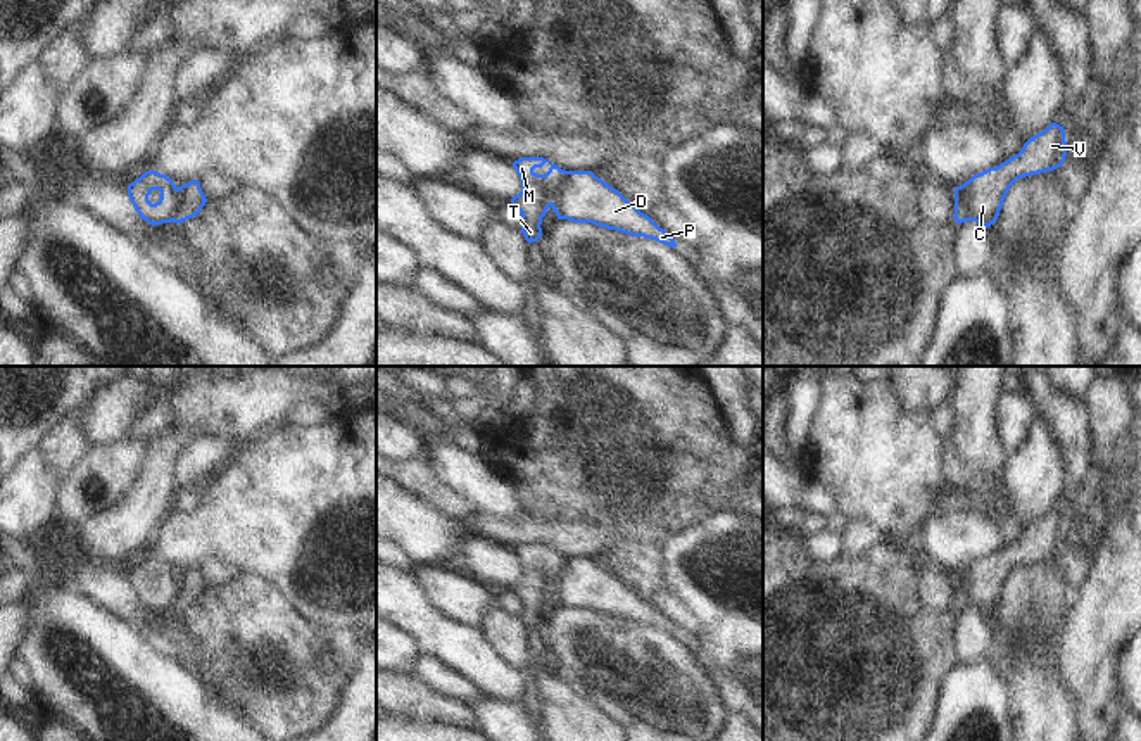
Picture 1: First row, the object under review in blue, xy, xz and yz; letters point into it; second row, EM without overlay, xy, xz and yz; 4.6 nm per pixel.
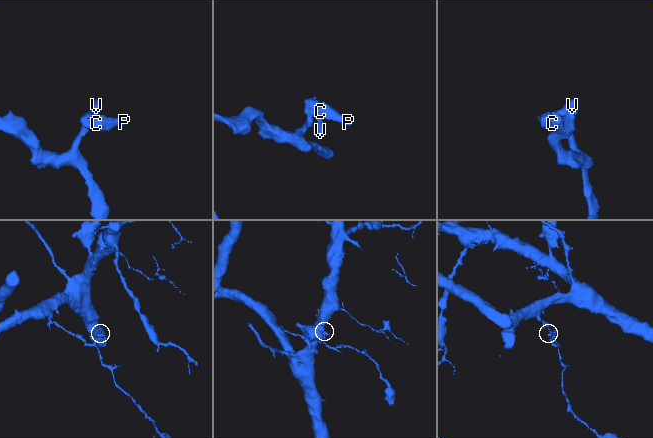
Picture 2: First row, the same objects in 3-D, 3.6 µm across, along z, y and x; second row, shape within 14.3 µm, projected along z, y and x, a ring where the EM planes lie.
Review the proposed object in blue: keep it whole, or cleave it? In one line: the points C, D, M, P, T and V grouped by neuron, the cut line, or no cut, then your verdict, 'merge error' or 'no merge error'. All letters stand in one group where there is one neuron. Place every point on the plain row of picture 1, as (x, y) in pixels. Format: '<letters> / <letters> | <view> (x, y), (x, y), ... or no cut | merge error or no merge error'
C D P V / M T | xz (567, 558), (549, 591) | merge error

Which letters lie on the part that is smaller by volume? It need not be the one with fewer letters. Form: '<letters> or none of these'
C, D, P, V

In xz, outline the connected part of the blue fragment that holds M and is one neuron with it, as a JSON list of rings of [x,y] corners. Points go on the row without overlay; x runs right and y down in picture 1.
[[[521,544],[513,549],[513,554],[521,568],[521,579],[511,586],[511,591],[521,601],[520,618],[528,630],[539,629],[542,624],[542,605],[566,558],[544,544]]]

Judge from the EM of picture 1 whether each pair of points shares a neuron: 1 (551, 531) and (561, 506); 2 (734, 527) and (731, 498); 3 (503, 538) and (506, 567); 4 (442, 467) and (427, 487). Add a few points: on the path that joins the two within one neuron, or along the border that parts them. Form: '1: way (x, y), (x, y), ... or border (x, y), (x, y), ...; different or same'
1: border (525, 513), (542, 520), (589, 522), (596, 525); different
2: border (715, 510), (744, 517); different
3: border (473, 534), (511, 550); different
4: border (422, 458), (430, 474), (466, 503); different

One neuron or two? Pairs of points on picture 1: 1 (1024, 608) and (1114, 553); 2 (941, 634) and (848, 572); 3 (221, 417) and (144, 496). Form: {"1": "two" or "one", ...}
{"1": "two", "2": "one", "3": "one"}

